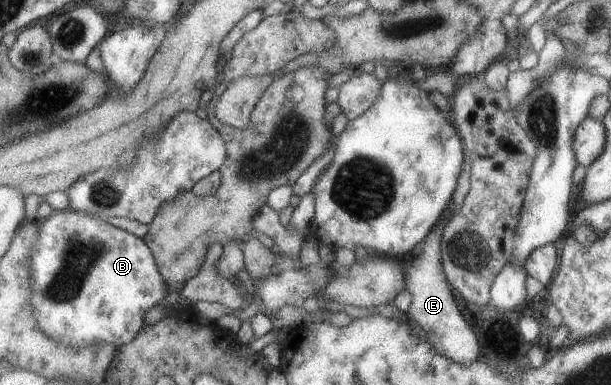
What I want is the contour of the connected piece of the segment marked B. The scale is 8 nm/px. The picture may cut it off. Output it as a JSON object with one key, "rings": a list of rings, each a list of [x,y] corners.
{"rings":[[[70,209],[55,210],[39,223],[39,240],[33,245],[30,261],[31,304],[39,329],[71,348],[92,342],[106,342],[117,348],[132,341],[144,326],[146,312],[170,293],[148,244],[106,220]]]}

